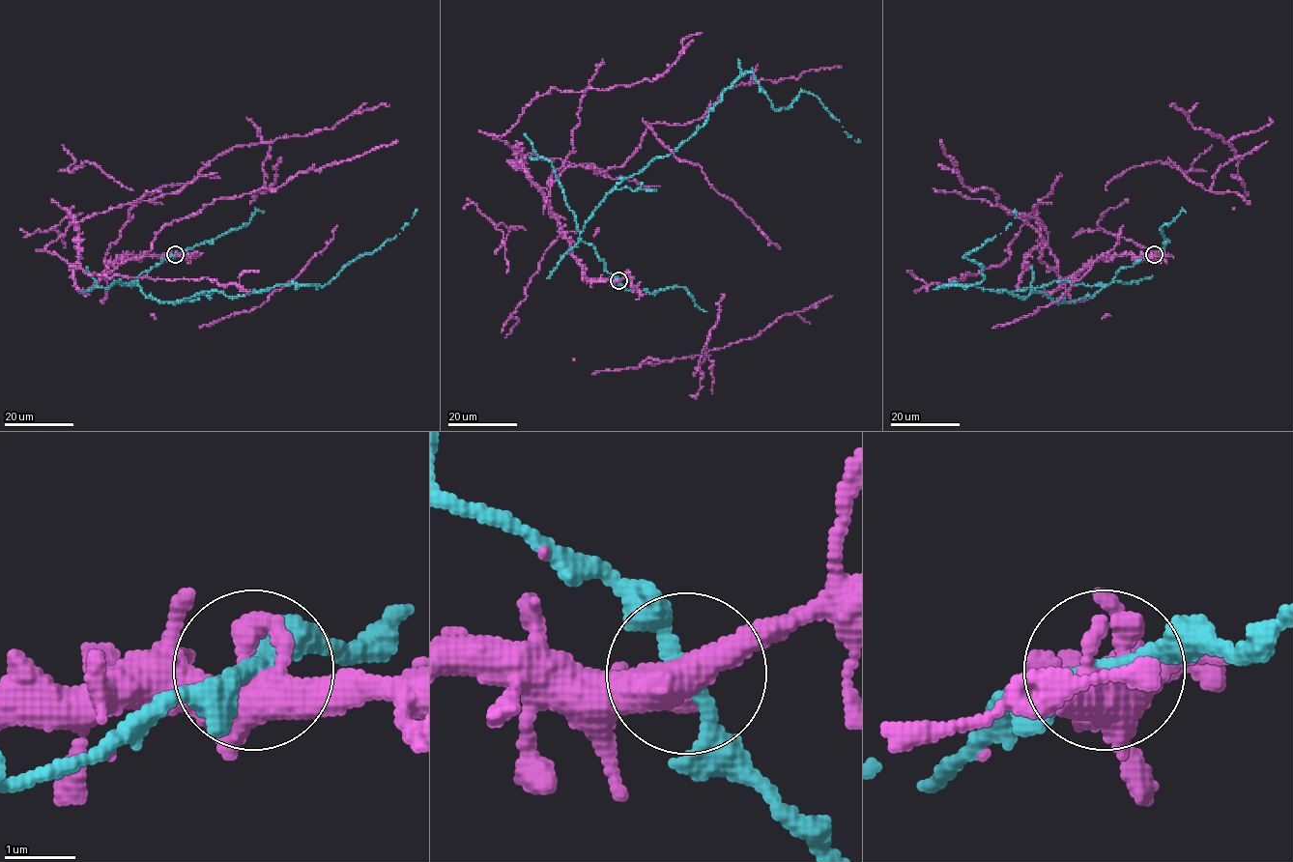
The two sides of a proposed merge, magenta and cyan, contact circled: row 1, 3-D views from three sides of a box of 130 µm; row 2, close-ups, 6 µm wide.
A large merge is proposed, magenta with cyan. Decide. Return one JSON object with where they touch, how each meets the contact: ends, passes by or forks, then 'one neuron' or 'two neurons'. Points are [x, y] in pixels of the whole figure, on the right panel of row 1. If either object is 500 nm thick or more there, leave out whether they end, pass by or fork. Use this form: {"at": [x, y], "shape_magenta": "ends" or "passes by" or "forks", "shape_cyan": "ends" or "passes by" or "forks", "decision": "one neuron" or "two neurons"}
{"at": [1154, 254], "shape_magenta": "forks", "shape_cyan": "passes by", "decision": "one neuron"}

